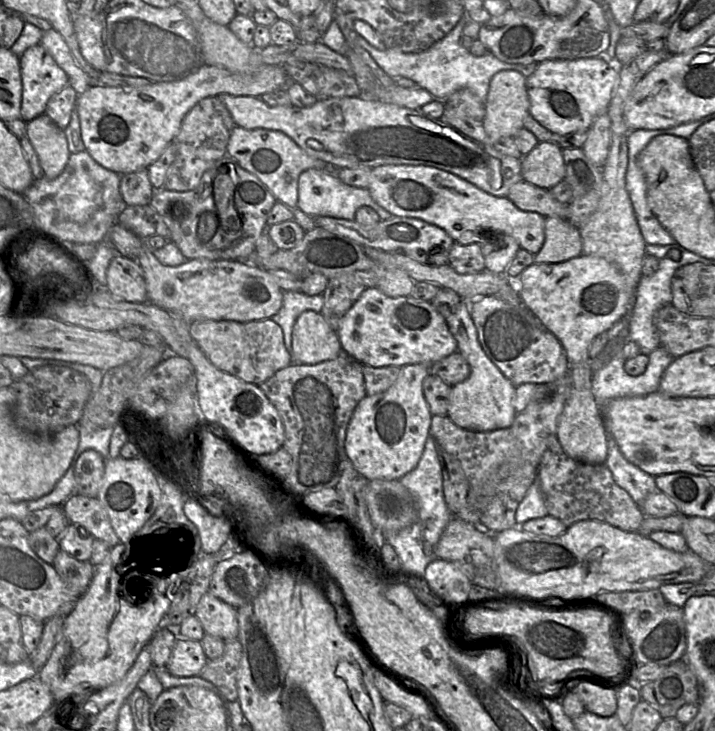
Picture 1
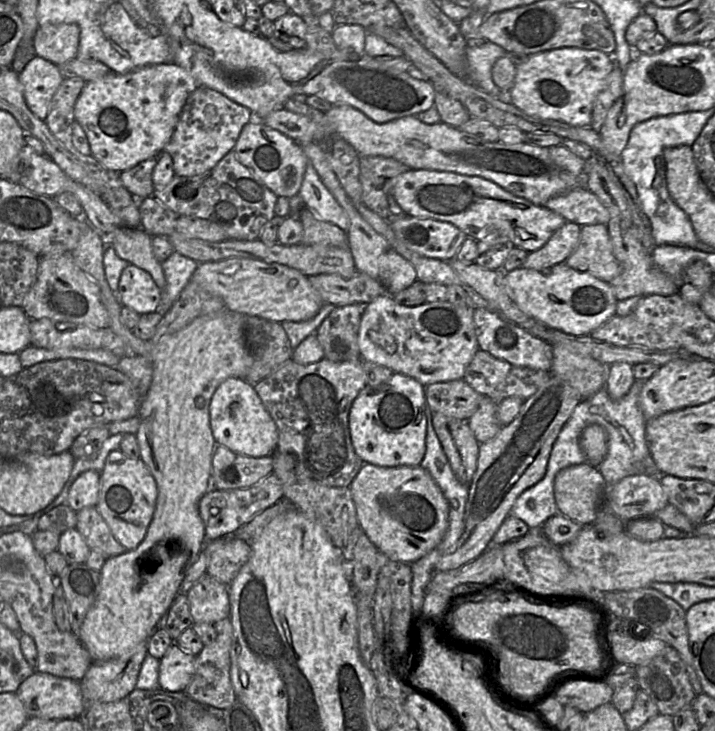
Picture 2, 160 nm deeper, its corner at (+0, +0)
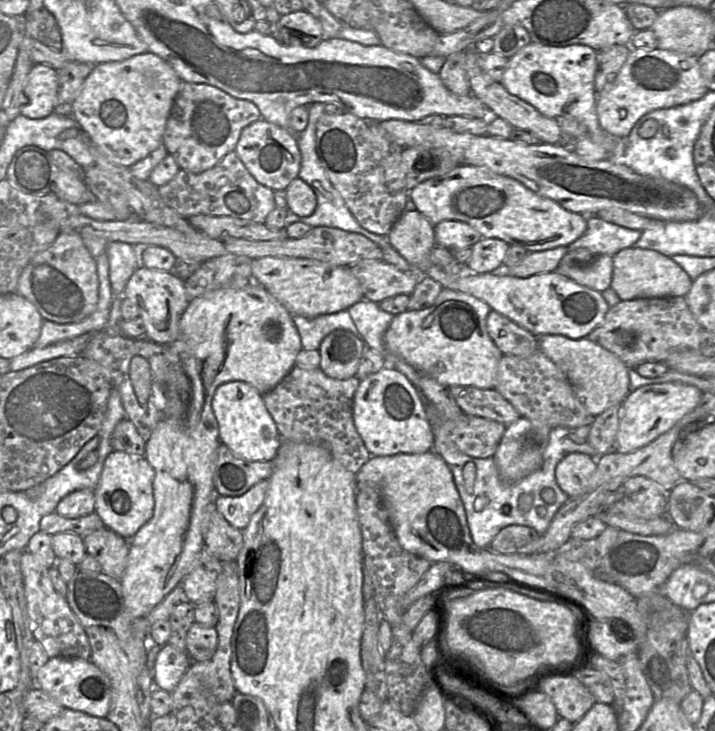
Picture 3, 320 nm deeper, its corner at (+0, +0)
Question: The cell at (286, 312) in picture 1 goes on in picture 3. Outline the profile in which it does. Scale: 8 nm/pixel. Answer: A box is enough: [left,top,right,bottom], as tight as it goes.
[292,310,361,350]

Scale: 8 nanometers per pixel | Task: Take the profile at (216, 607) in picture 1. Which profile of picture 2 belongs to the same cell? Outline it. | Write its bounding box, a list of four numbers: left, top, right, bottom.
[187,574,230,624]

